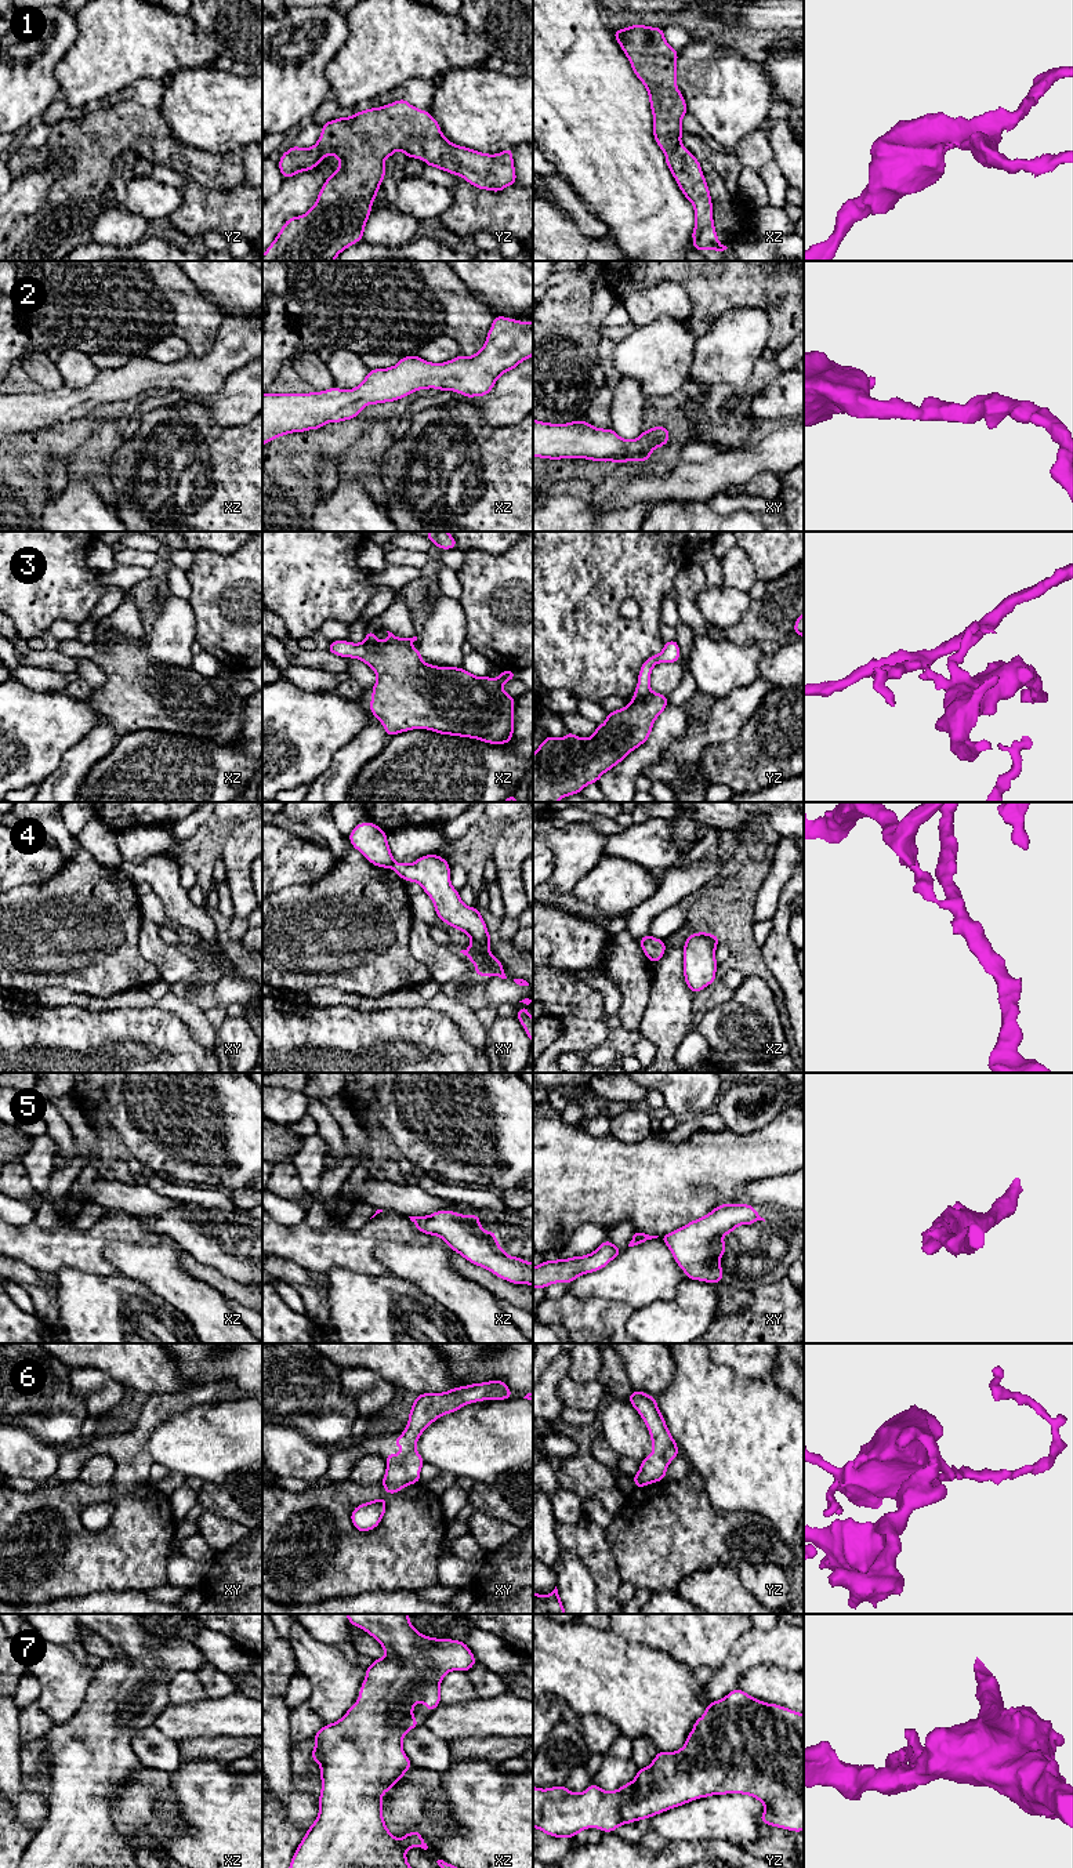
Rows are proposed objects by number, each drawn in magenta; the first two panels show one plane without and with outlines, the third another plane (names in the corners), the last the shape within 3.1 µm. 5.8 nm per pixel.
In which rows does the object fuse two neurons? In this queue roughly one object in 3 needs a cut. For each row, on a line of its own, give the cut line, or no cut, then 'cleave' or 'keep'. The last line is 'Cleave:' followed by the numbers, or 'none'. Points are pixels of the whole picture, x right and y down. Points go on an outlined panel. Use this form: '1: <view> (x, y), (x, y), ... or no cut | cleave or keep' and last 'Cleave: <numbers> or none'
1: no cut | keep
2: no cut | keep
3: yz (651, 691), (645, 696), (634, 699) | cleave
4: xy (394, 862), (390, 866) | cleave
5: no cut | keep
6: no cut | keep
7: no cut | keep
Cleave: 3, 4

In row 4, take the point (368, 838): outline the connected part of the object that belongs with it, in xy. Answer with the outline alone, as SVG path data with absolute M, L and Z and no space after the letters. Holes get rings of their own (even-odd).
M376 823L356 824L348 838L352 846L363 853L371 864L388 868L395 863L387 842L387 833Z

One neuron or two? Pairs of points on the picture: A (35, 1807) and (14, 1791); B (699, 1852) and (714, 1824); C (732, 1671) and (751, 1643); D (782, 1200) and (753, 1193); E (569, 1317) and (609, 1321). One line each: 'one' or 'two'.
A: one
B: two
C: one
D: one
E: one

